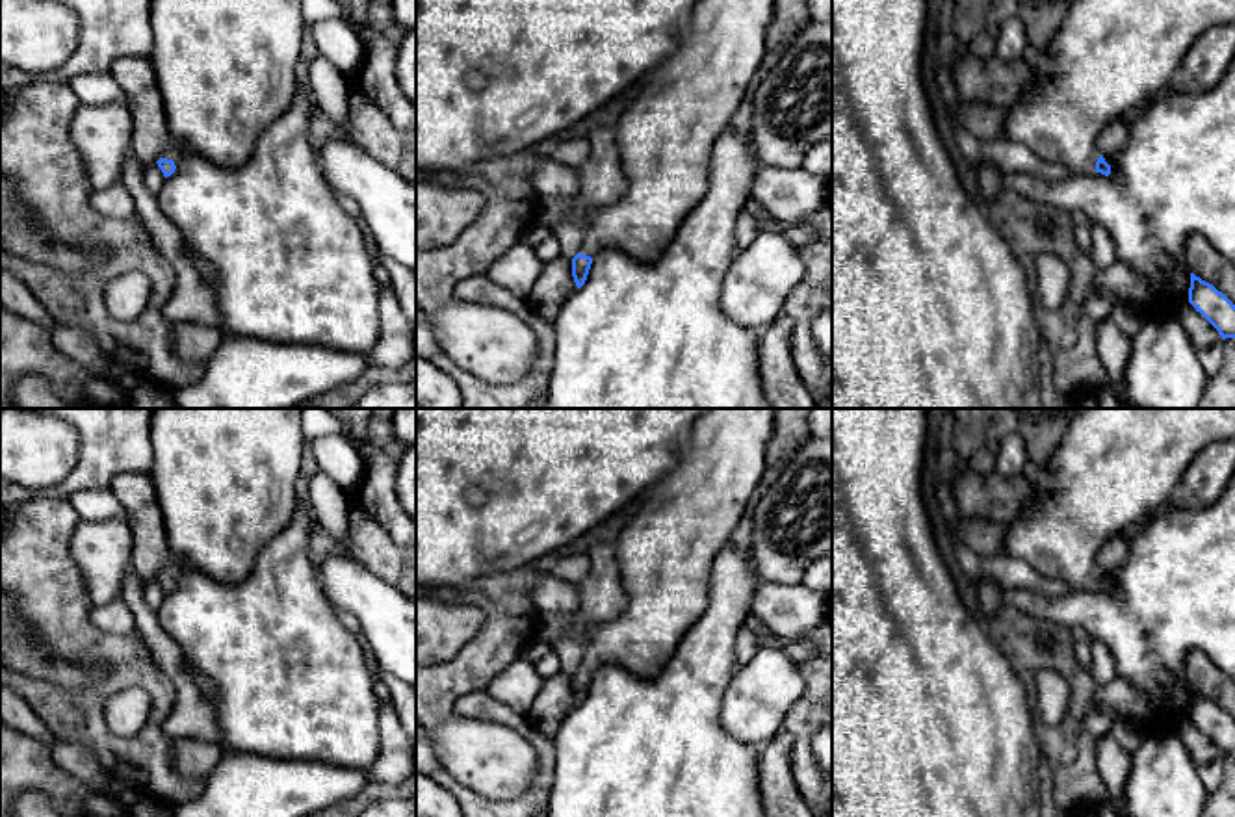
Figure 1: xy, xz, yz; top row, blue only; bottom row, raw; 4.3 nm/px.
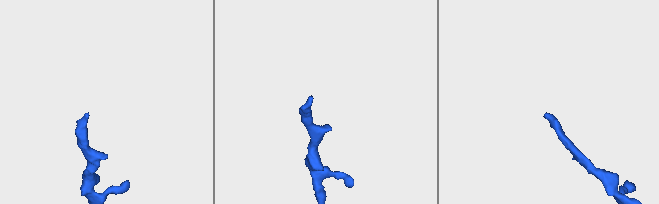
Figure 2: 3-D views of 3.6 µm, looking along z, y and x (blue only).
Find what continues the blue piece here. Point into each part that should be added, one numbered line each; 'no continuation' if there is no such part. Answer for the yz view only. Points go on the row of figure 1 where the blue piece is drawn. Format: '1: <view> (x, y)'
1: yz (1111, 56)

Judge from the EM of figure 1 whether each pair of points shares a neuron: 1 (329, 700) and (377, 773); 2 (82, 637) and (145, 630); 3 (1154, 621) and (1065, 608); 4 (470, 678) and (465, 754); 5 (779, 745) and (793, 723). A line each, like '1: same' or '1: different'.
1: different
2: different
3: same
4: same
5: different

